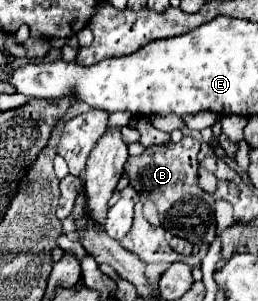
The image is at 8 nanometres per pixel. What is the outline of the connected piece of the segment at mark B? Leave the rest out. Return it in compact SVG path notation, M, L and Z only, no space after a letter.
M183 136L179 144L163 144L163 146L149 146L137 158L129 158L125 172L137 192L143 198L155 202L161 226L171 230L179 238L187 238L191 244L199 242L213 242L215 238L215 198L203 192L197 186L197 152L199 142L191 136Z

